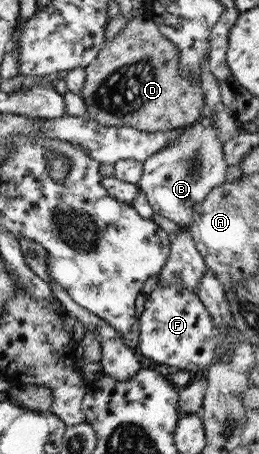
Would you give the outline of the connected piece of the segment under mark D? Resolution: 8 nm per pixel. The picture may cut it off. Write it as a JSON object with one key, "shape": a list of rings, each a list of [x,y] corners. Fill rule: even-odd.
{"shape":[[[134,16],[126,21],[112,40],[104,41],[94,60],[83,68],[85,80],[80,95],[86,105],[86,117],[108,127],[132,127],[140,132],[155,133],[183,128],[202,118],[204,94],[199,82],[184,77],[178,69],[178,47],[165,39],[150,20]]]}

